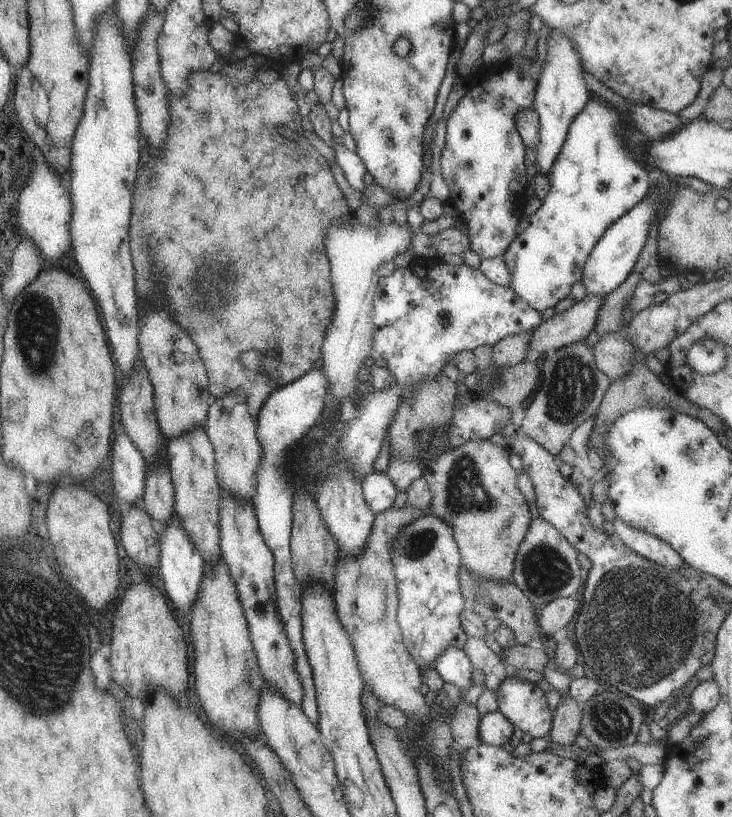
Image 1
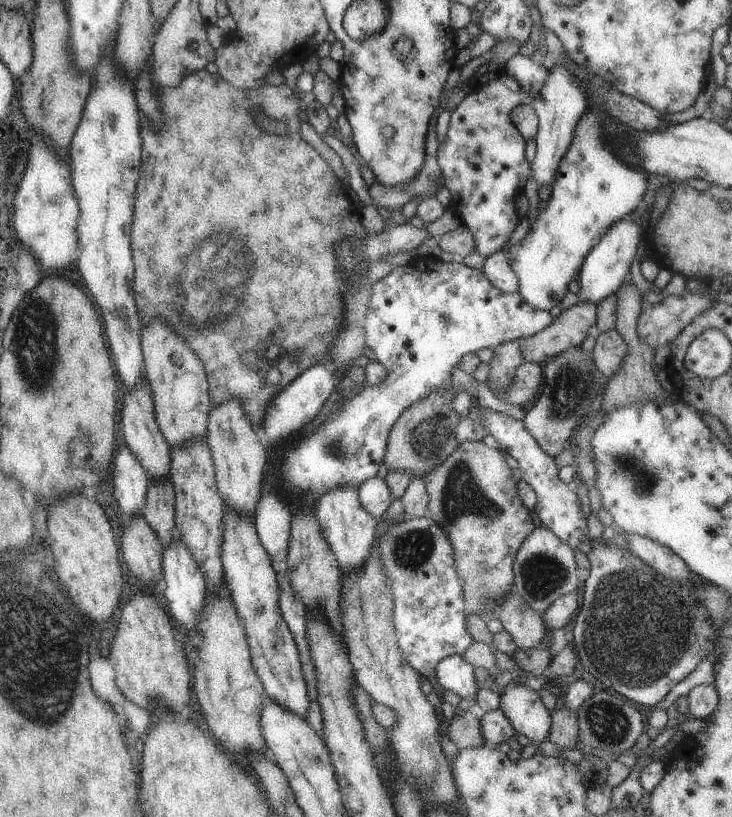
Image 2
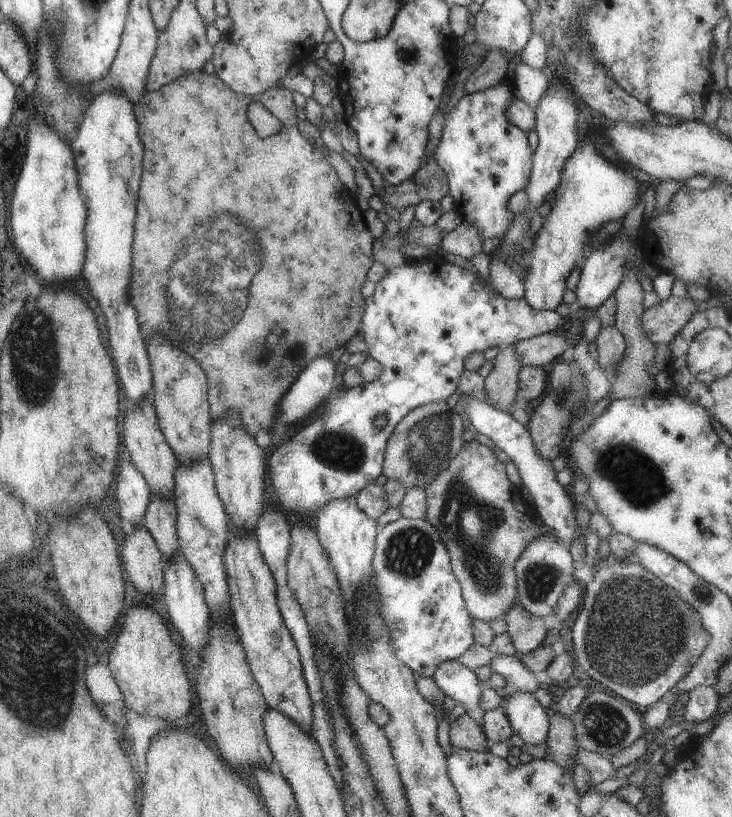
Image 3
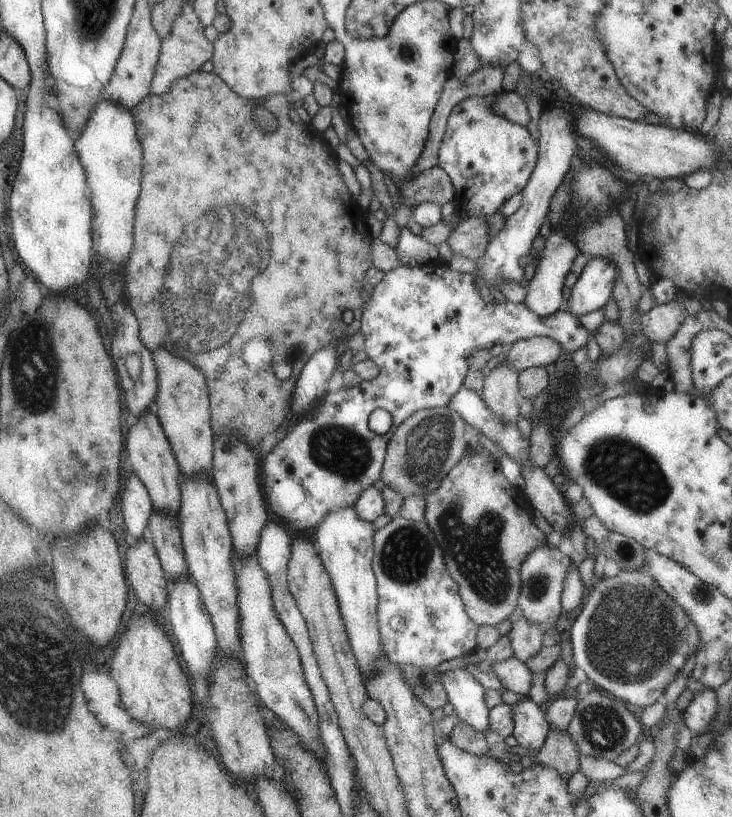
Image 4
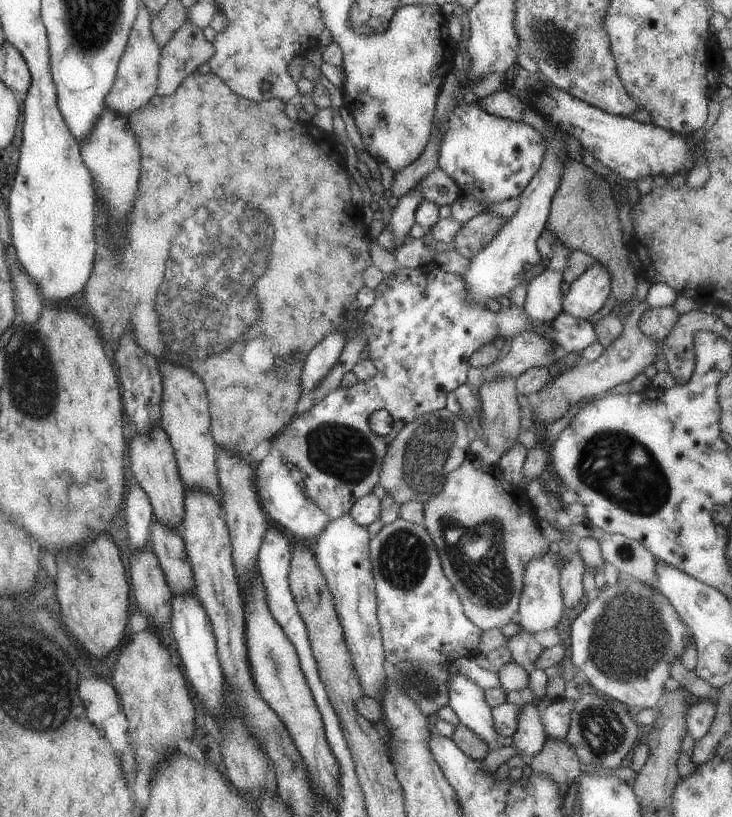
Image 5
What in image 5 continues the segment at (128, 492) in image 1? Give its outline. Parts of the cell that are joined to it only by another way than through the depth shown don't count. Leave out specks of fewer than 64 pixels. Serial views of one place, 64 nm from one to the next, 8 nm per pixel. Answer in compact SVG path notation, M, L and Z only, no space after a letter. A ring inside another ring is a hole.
M134 484L124 500L130 550L136 552L148 547L150 528L155 520L152 504L148 494Z

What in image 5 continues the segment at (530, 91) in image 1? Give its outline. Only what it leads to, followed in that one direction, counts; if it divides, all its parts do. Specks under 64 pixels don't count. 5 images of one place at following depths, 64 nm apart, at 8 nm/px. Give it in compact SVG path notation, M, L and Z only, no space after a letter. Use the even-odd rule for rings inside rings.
M472 104L456 106L449 115L439 147L438 163L444 173L457 182L461 189L460 197L471 194L481 204L503 202L513 197L521 197L524 188L535 178L544 161L547 142L538 130L521 121L511 121L493 116Z

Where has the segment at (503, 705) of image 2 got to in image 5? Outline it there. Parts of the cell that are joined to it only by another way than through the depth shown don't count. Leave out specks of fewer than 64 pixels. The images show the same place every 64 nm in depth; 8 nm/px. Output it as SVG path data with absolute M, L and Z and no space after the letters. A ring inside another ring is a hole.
M536 702L521 708L518 729L512 736L512 746L527 761L540 753L547 740L541 722L541 707L538 704Z

